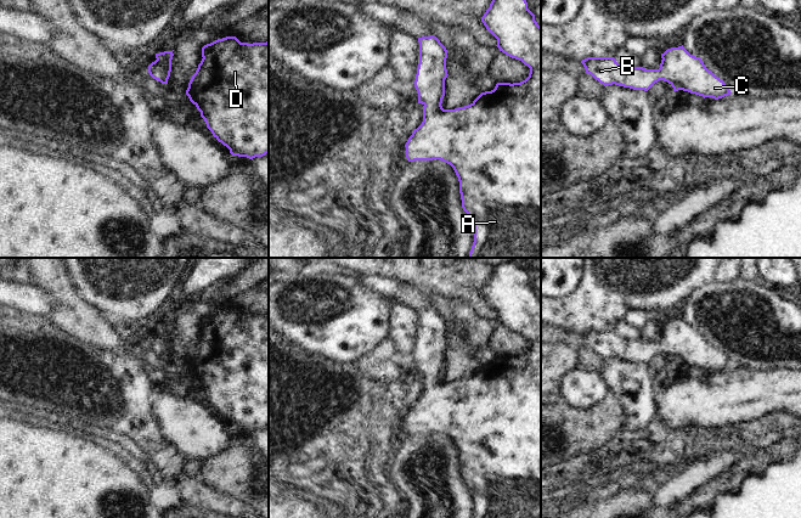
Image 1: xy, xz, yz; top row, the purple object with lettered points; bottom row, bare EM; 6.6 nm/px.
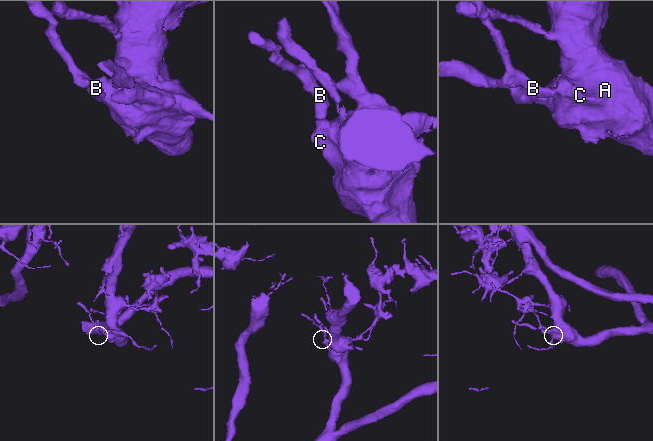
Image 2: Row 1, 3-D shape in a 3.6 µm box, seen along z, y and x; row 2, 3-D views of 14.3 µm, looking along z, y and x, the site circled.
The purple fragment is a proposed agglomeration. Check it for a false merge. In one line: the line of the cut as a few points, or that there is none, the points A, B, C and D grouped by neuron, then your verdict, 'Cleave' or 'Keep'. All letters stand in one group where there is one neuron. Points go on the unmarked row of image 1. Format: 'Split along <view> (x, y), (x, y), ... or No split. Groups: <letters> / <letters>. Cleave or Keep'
No split. Groups: A B C D. Keep.

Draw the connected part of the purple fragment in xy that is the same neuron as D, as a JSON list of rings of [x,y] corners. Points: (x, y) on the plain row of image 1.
[[[226,309],[204,317],[202,330],[186,367],[201,384],[207,400],[232,428],[253,432],[269,426],[269,314],[248,316],[236,309]]]

